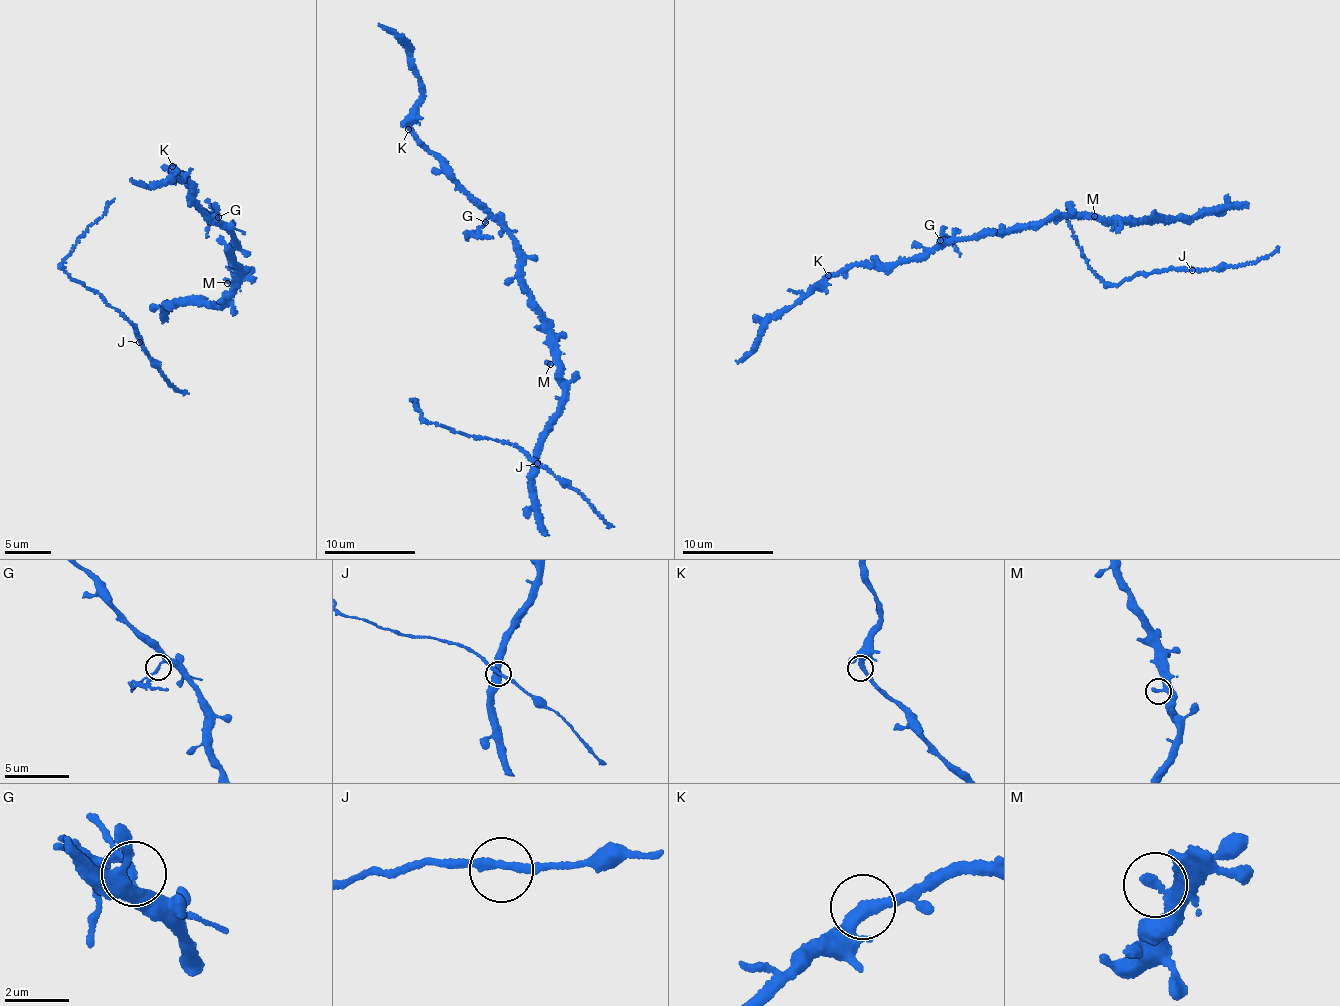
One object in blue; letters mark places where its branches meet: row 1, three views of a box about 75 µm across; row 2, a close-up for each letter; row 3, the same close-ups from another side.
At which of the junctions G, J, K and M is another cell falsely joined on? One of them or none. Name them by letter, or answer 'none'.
G

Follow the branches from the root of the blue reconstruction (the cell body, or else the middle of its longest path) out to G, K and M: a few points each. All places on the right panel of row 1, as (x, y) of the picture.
G: (1076, 212), (1018, 224), (1006, 232), (988, 228), (969, 238), (942, 245), (939, 243), (941, 240)
K: (1076, 212), (1018, 224), (1006, 232), (988, 228), (969, 238), (944, 243), (916, 259), (858, 264), (828, 275)
M: (1076, 212), (1094, 216)

